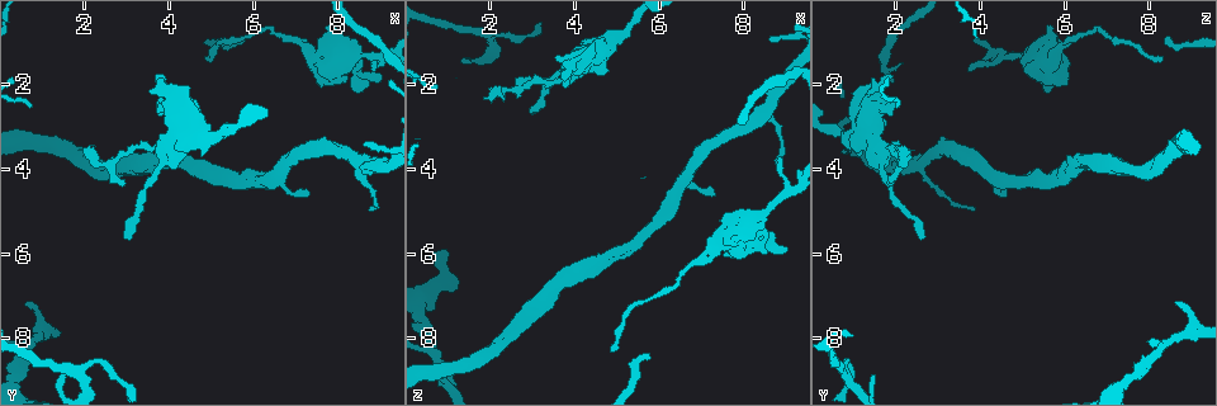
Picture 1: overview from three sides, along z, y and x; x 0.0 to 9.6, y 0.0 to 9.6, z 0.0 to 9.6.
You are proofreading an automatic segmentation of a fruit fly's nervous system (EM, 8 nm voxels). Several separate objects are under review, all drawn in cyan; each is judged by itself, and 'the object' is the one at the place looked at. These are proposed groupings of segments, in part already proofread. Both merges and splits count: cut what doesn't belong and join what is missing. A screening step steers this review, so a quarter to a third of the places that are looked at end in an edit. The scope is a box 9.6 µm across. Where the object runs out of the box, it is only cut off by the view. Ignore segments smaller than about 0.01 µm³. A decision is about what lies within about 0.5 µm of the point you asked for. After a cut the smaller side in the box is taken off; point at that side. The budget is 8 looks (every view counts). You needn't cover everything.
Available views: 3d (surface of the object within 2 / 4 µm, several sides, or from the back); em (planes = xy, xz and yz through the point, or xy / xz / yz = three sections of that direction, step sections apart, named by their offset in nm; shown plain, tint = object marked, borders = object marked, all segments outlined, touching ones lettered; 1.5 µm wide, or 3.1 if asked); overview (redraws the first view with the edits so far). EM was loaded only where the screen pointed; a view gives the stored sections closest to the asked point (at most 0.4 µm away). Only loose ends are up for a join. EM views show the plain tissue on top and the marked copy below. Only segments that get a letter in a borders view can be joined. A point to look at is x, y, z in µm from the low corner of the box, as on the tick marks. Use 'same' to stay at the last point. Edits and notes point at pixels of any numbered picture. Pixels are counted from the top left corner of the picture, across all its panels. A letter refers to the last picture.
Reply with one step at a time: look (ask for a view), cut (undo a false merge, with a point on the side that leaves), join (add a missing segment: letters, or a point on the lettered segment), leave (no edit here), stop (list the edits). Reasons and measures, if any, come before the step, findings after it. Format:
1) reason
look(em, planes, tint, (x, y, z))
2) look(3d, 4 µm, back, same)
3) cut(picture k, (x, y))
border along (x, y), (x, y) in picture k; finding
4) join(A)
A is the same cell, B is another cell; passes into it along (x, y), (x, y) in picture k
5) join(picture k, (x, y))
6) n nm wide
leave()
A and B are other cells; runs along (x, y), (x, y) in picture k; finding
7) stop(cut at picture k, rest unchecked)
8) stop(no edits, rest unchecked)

an open end
look(em, planes, borders, (5.85, 0.90, 8.50))

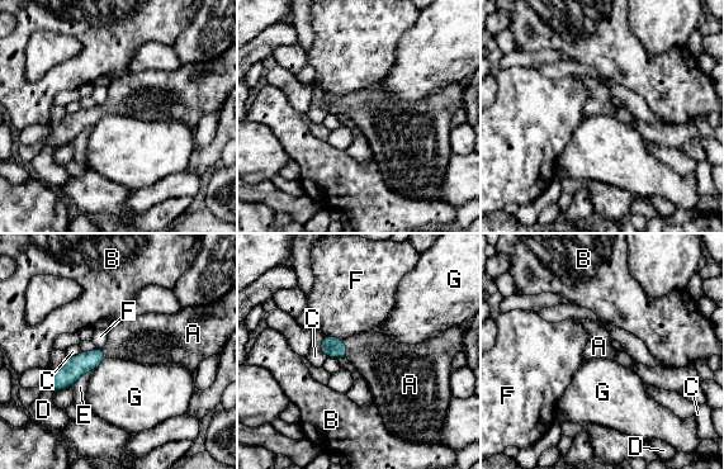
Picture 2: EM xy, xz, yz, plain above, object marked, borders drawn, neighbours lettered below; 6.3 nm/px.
E touches over 170 nm
join(A)
A is the same cell, B, C, D, E, F and G are other cells; it goes on there

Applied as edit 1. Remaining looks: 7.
an open end
look(em, planes, tint, (7.70, 0.60, 5.65))

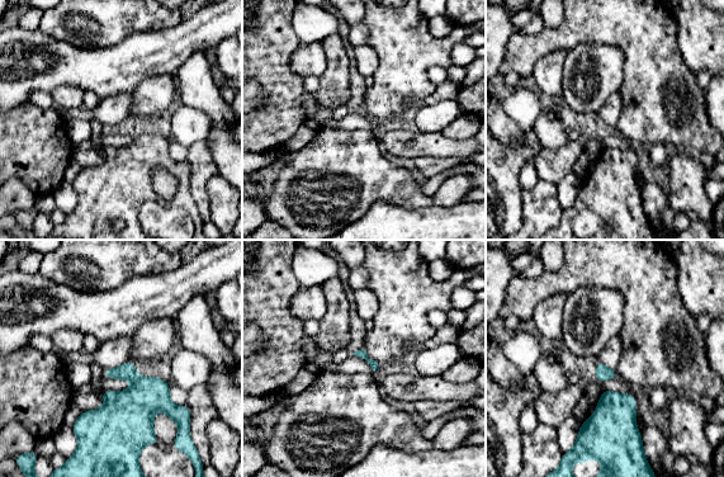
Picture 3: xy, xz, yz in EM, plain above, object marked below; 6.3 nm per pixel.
look(em, planes, borders, same)

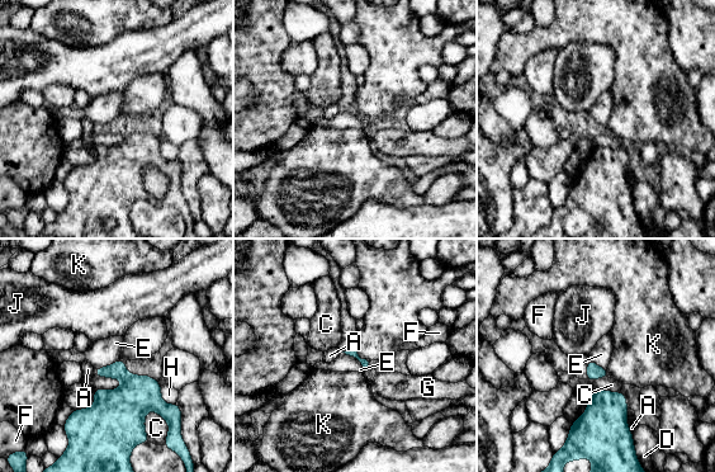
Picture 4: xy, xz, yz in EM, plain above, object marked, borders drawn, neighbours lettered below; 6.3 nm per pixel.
leave()
A, C, D, E, F, G, H, J and K are other cells; border along (119, 358), (108, 366), (95, 368) in picture 4; no lettered segment goes on from it

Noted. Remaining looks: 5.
tapers out
look(em, xz, step 8, tint, (0.65, 7.10, 8.60))

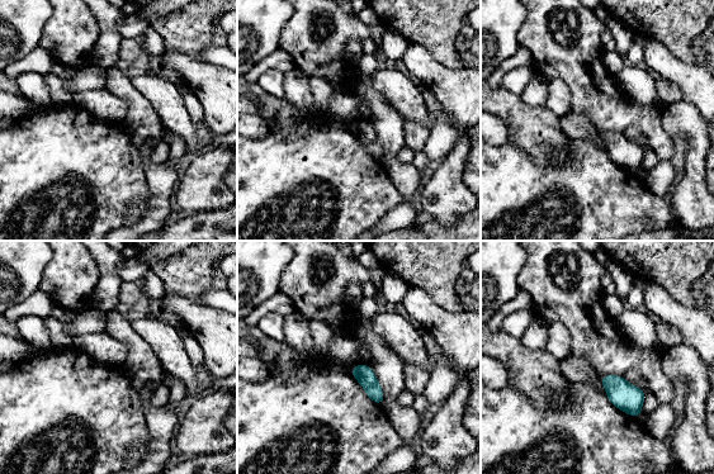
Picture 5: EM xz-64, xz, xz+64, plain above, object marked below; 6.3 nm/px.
another direction
look(em, yz, step 4, borders, same)

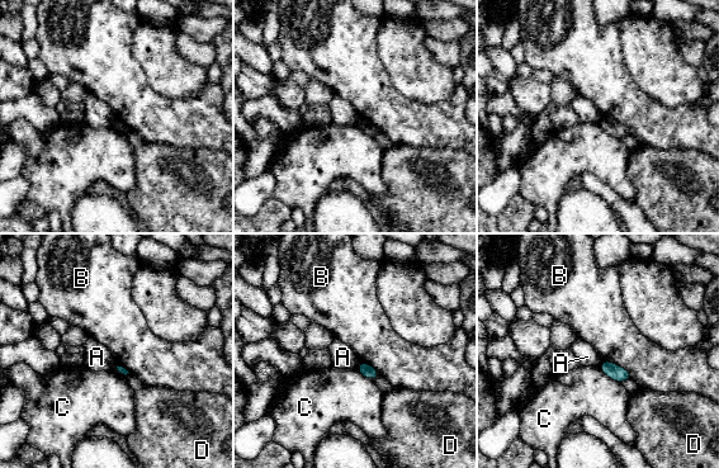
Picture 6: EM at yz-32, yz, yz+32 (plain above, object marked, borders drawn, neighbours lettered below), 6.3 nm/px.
B touches over 220 nm
leave()
A, B, C and D are other cells; no lettered segment goes on from it

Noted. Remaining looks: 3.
stop(join at picture 2, rest unchecked)

